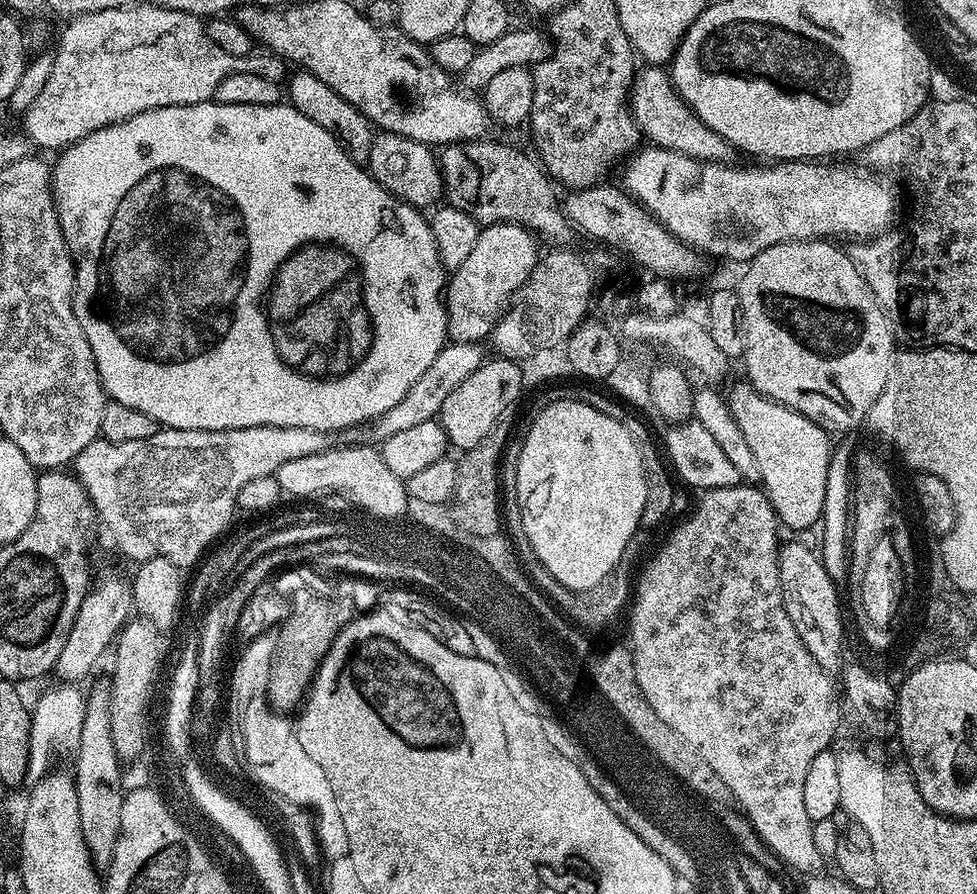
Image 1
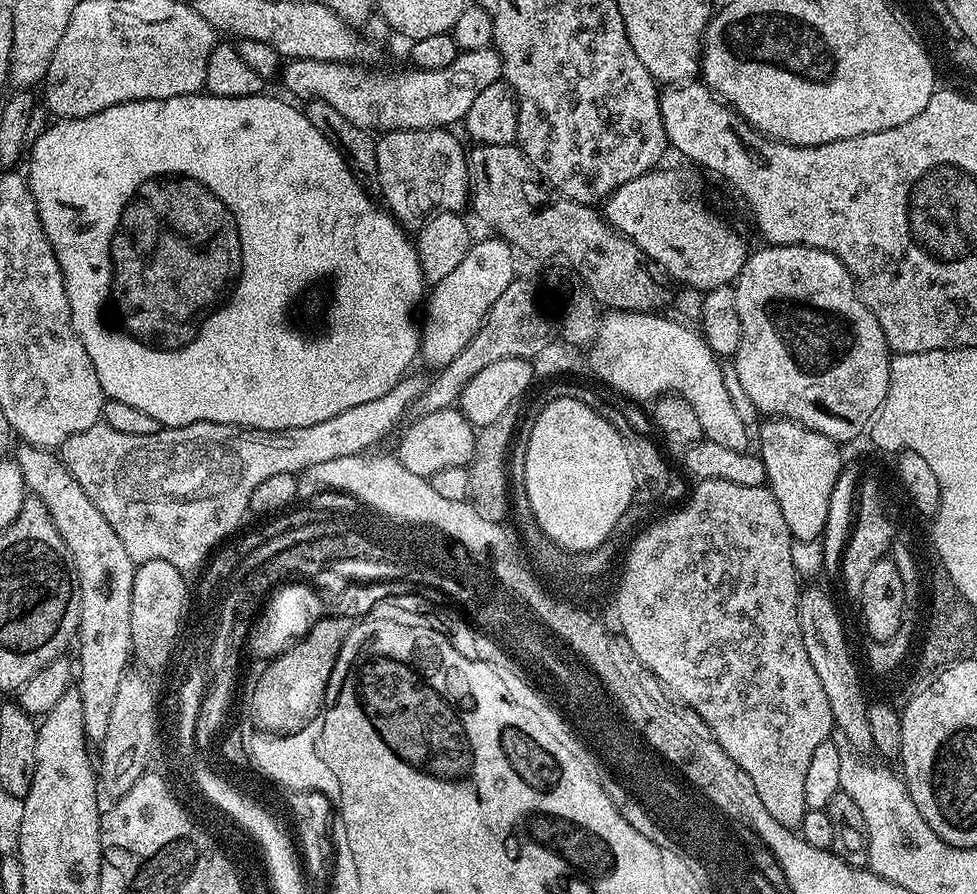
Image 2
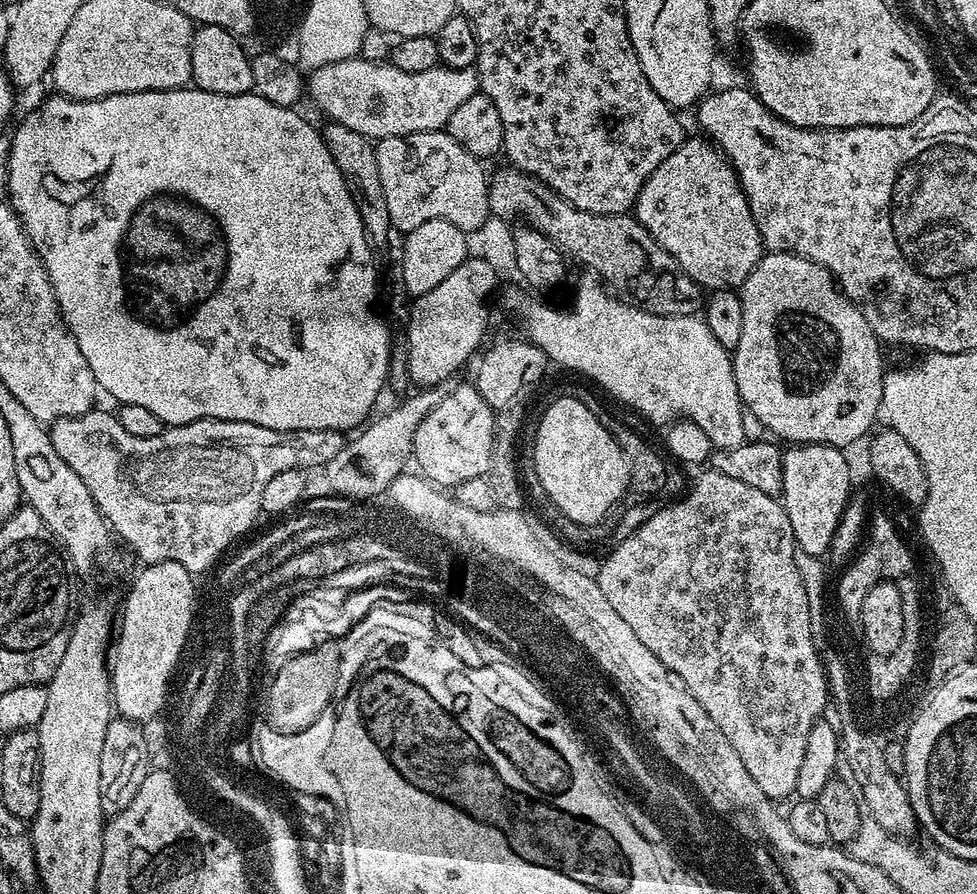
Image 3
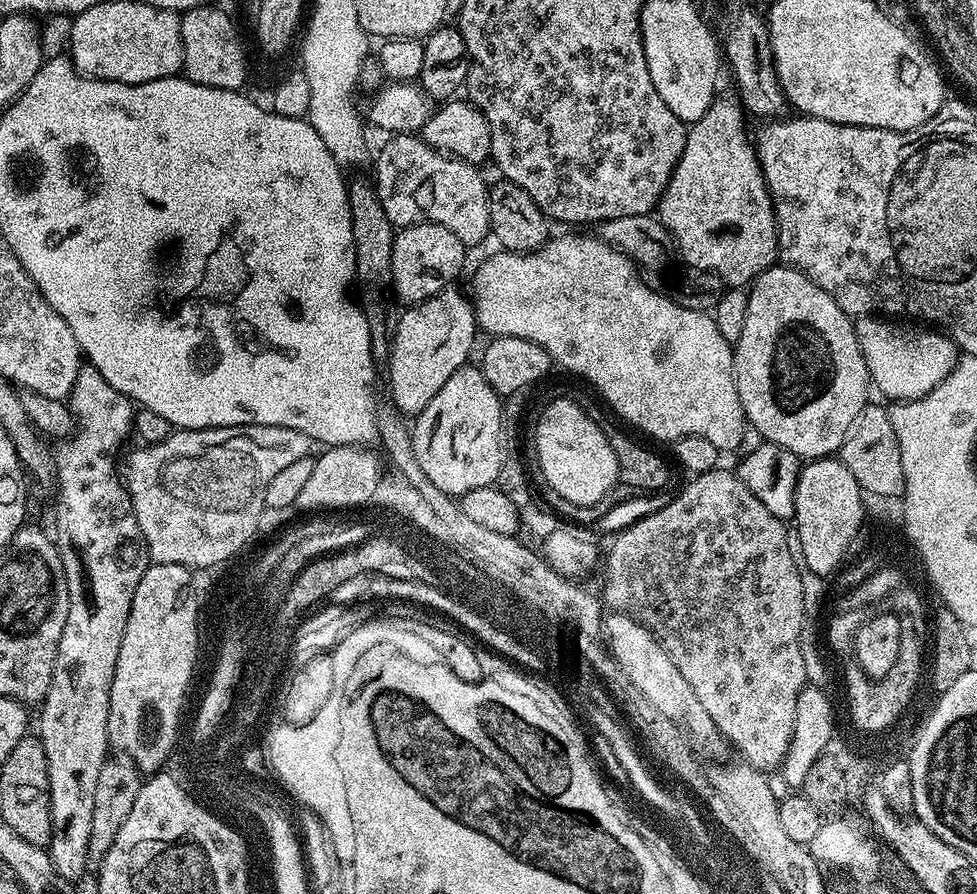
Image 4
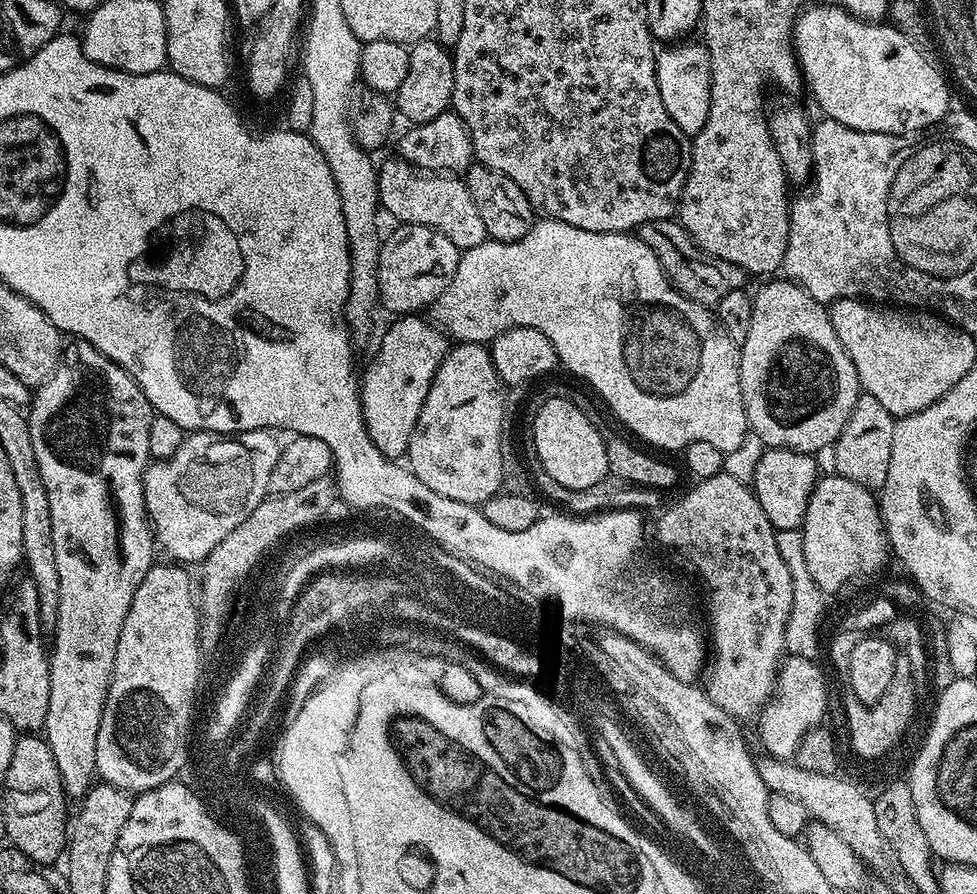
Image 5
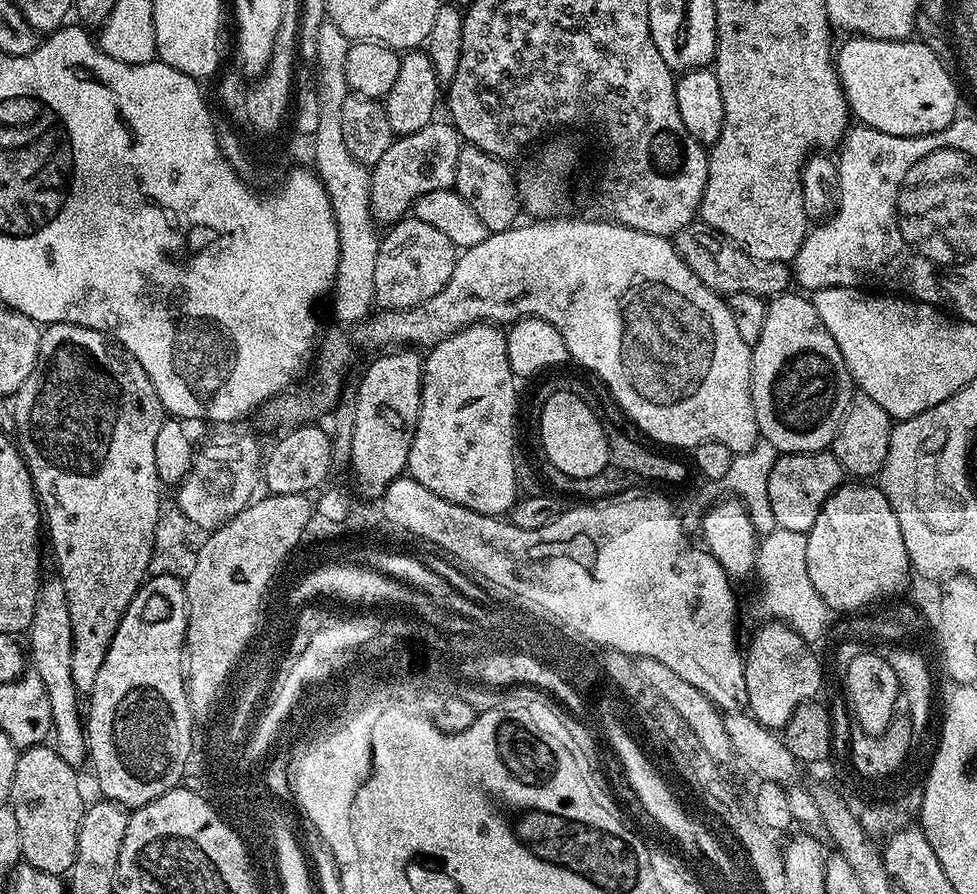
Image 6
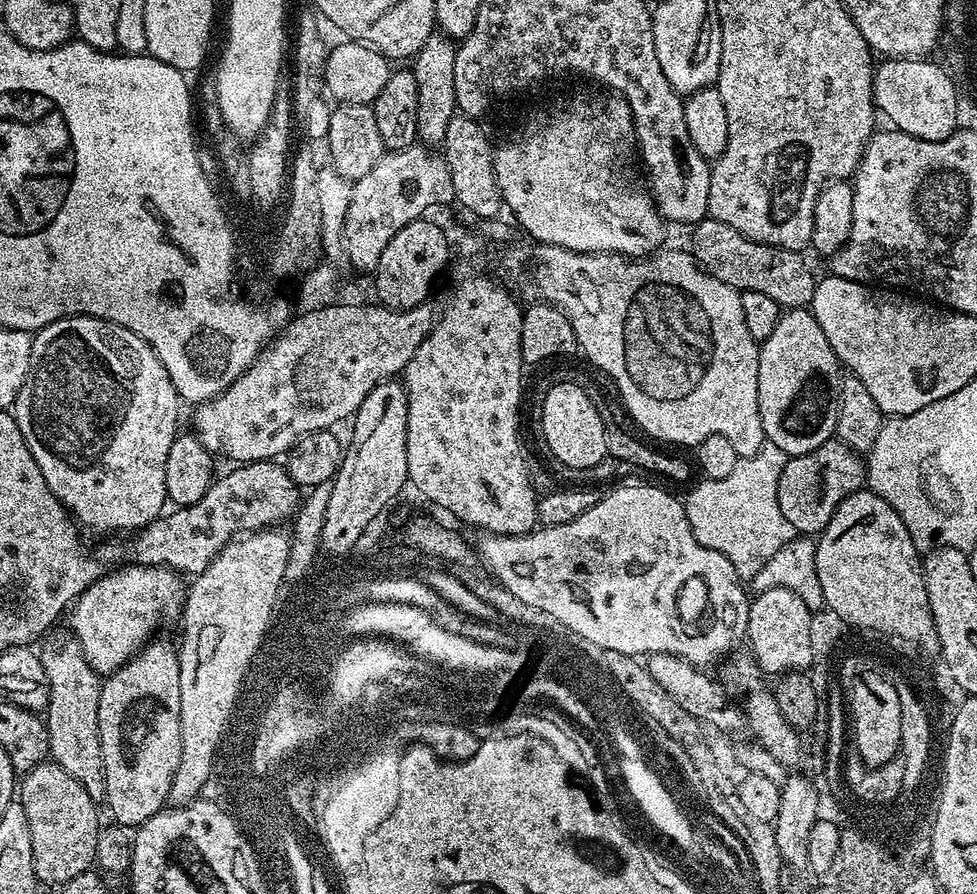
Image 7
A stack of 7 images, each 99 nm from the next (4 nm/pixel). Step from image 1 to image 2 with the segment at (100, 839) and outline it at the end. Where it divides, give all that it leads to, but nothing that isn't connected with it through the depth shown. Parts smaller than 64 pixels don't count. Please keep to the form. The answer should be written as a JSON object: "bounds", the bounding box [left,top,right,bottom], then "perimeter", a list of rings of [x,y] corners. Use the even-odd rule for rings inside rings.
{"bounds":[14,443,138,742],"perimeter":[[[21,443],[19,447],[14,452],[14,459],[20,468],[25,489],[31,495],[42,498],[42,506],[50,510],[50,518],[62,542],[66,542],[66,550],[72,559],[80,605],[78,691],[82,698],[84,733],[89,741],[101,742],[110,726],[110,710],[118,695],[118,686],[132,659],[130,606],[138,564],[130,558],[130,554],[126,554],[126,546],[122,546],[122,538],[114,534],[114,526],[102,518],[102,510],[90,502],[82,486],[78,486],[74,474],[70,474],[55,451],[26,443]]]}

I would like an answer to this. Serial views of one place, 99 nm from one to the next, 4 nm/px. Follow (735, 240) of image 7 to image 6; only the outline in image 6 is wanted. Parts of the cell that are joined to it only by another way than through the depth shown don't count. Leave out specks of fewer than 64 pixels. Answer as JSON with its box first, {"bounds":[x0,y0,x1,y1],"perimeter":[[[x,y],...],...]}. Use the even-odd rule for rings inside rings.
{"bounds":[674,226,794,298],"perimeter":[[[703,226],[684,228],[676,233],[674,243],[676,253],[684,259],[686,266],[690,266],[690,270],[705,286],[725,298],[739,292],[749,292],[765,298],[782,296],[789,291],[788,283],[791,285],[794,280],[793,269],[787,263],[750,258],[735,244],[726,242],[724,237],[717,236],[715,232]]]}

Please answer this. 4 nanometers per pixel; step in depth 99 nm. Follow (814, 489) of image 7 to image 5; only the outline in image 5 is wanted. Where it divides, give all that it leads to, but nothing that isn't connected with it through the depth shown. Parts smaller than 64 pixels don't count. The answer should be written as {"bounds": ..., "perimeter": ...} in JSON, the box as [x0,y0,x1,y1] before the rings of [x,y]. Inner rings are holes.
{"bounds":[750,448,822,531],"perimeter":[[[768,448],[762,454],[754,470],[750,487],[755,492],[766,518],[780,531],[794,531],[804,523],[806,506],[822,469],[816,465],[817,457],[806,452],[795,452],[793,448]]]}

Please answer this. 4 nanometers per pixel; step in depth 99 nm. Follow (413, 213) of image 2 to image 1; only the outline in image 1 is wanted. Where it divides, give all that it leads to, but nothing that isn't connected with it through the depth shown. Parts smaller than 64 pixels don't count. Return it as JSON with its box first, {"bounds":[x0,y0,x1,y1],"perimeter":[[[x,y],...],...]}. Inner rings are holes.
{"bounds":[367,131,444,209],"perimeter":[[[379,131],[373,137],[367,165],[373,179],[376,179],[387,192],[418,209],[427,209],[426,206],[432,203],[435,205],[438,202],[436,200],[443,197],[444,180],[440,172],[439,159],[437,153],[427,144],[414,142],[413,139],[406,139],[405,136],[395,135],[392,132]]]}

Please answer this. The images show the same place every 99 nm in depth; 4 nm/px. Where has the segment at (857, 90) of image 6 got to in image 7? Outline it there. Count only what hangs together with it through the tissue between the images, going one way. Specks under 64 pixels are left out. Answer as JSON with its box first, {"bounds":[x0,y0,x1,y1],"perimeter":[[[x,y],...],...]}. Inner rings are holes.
{"bounds":[872,58,958,140],"perimeter":[[[888,58],[884,65],[875,69],[872,77],[872,98],[891,127],[898,132],[905,132],[914,138],[923,140],[945,140],[958,128],[956,107],[958,101],[952,95],[951,84],[931,68],[931,59],[906,60],[903,58]]]}

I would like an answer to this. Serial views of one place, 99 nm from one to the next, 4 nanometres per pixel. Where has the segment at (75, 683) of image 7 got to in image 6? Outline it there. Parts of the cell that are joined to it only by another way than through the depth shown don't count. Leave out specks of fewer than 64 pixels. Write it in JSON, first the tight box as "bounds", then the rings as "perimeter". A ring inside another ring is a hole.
{"bounds":[26,578,88,766],"perimeter":[[[59,578],[45,579],[41,583],[34,618],[28,627],[26,639],[28,639],[26,652],[30,657],[31,671],[36,672],[38,678],[42,678],[50,698],[51,735],[54,740],[56,736],[55,750],[68,764],[80,766],[80,763],[88,760],[88,737],[86,720],[82,715],[82,700],[74,686],[74,678],[70,670],[70,654],[72,653],[70,610],[66,602],[64,584]]]}

